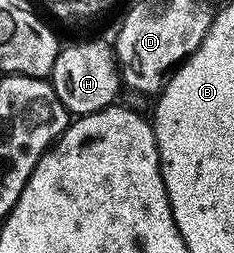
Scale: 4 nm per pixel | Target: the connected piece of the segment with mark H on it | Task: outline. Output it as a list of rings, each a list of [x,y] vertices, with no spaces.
[[[87,39],[84,43],[60,46],[59,56],[49,76],[51,88],[57,93],[61,105],[72,116],[92,115],[112,106],[119,95],[121,76],[114,46],[103,39]]]

